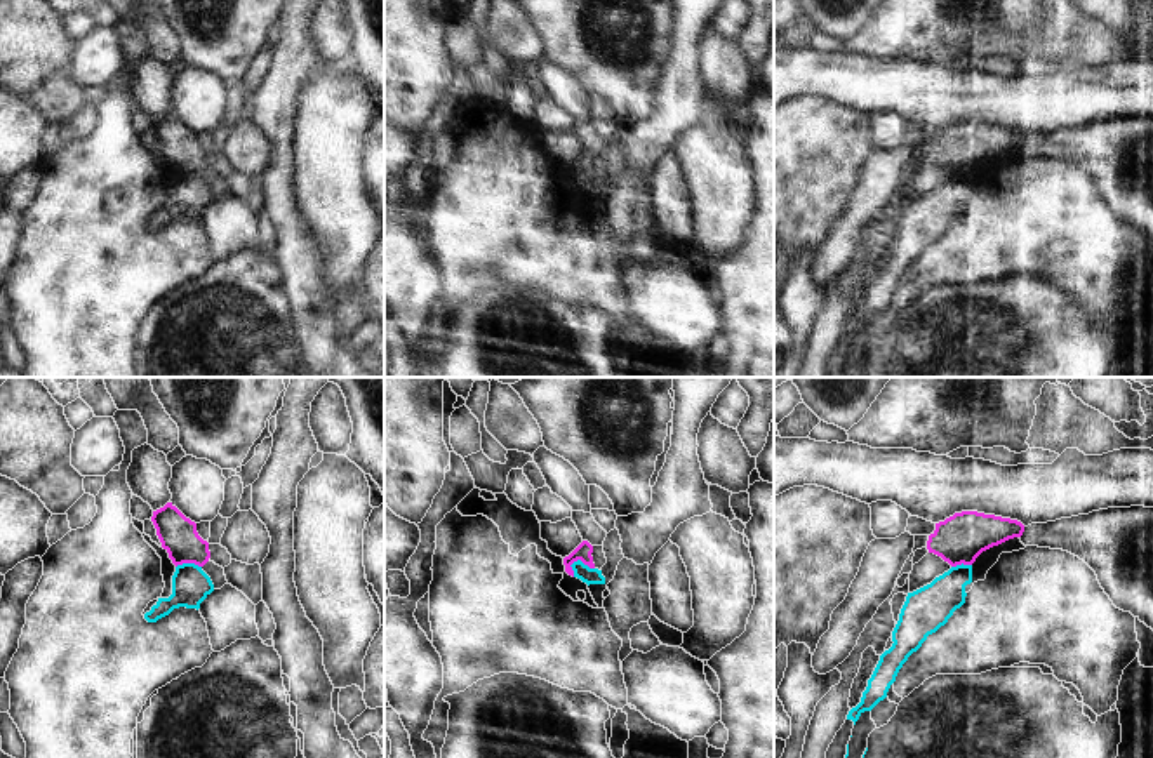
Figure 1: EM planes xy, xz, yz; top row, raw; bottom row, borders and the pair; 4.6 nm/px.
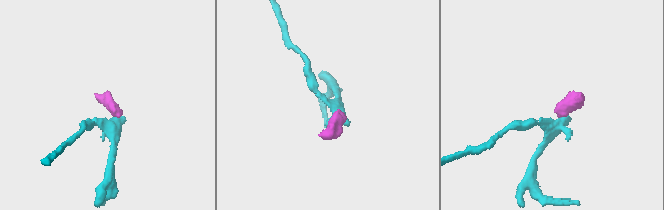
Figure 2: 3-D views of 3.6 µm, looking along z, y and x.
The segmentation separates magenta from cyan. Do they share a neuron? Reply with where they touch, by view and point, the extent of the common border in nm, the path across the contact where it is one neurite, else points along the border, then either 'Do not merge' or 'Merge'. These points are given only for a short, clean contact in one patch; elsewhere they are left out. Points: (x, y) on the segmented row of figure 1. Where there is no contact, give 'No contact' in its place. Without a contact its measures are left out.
Touches magenta at xz (581, 560). Shared border 120 nm. Boundary: xz (569, 565), (581, 560), (593, 569). Do not merge

